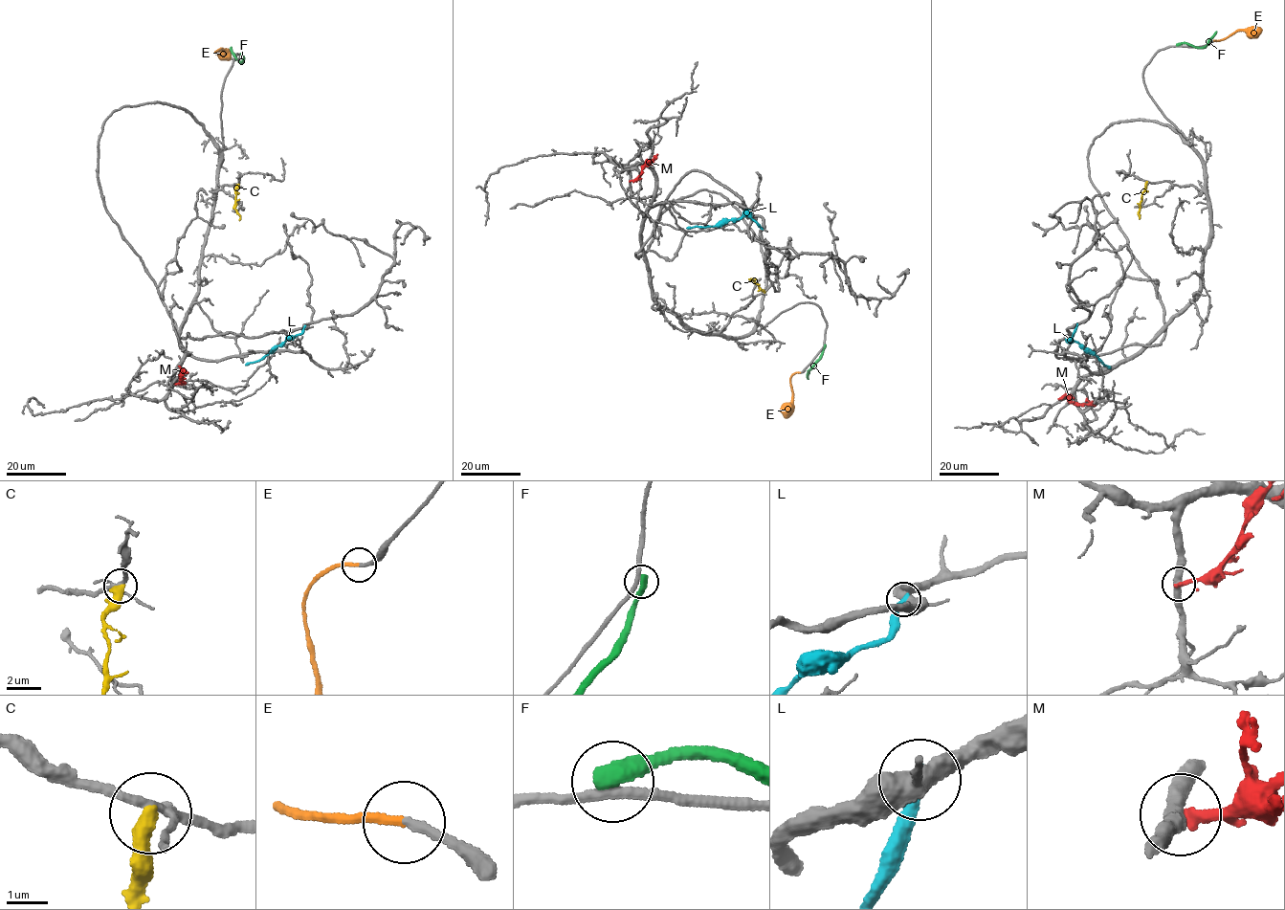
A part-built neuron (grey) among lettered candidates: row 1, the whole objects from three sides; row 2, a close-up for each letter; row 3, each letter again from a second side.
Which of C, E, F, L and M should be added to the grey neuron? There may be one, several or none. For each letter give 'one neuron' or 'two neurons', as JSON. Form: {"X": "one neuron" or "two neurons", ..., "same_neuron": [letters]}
{"C": "two neurons", "E": "one neuron", "F": "two neurons", "L": "two neurons", "M": "two neurons", "same_neuron": ["E"]}

